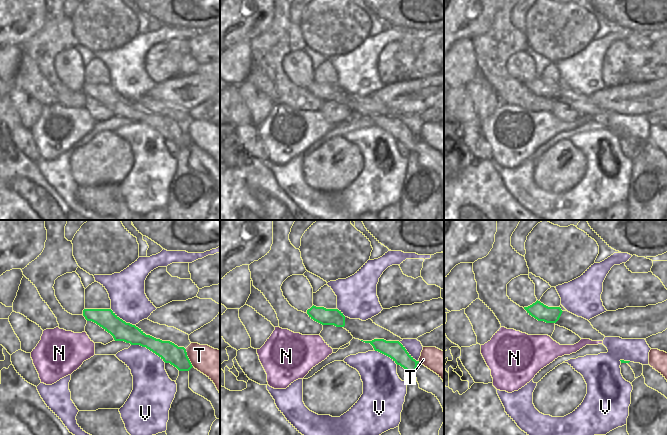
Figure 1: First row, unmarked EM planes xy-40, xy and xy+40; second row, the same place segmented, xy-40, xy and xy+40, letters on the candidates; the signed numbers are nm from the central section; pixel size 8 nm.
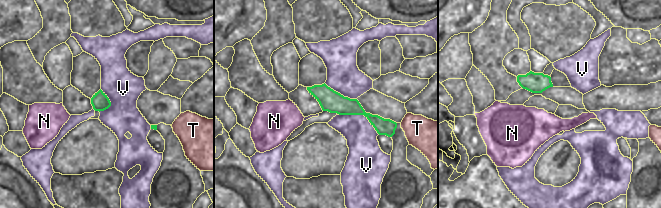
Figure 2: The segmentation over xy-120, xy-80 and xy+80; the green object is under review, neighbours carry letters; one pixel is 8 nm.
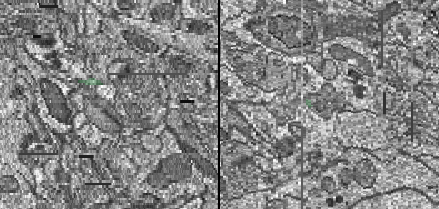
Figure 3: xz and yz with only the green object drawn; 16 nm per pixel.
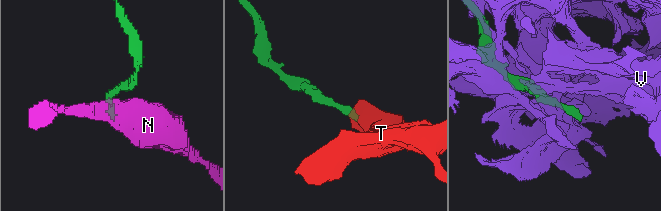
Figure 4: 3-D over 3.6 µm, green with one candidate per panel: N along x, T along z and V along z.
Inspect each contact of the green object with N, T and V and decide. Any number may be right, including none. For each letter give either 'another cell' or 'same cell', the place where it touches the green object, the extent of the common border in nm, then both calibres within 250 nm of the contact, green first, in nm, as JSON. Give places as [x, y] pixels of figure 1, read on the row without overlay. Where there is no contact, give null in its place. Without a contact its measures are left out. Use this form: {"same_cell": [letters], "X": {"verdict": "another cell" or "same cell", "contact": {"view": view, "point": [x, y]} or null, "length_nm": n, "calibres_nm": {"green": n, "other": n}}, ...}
{"same_cell": [], "N": {"verdict": "another cell", "contact": null}, "T": {"verdict": "another cell", "contact": {"view": "xy-40", "point": [188, 134]}, "length_nm": 160, "calibres_nm": {"green": 160, "other": 240}}, "V": {"verdict": "another cell", "contact": {"view": "xy-40", "point": [148, 124]}, "length_nm": 320, "calibres_nm": {"green": 160, "other": 280}}}

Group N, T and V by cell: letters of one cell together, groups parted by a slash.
N / T / V

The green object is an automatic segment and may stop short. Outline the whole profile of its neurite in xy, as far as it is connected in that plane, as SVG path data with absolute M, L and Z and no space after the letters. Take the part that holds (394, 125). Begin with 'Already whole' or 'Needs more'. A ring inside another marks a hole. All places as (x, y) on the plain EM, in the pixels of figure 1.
Needs more. M374 115L363 118L370 119L375 127L390 133L410 151L415 151L419 164L432 169L439 176L444 188L444 157L439 151L416 137L399 117Z

